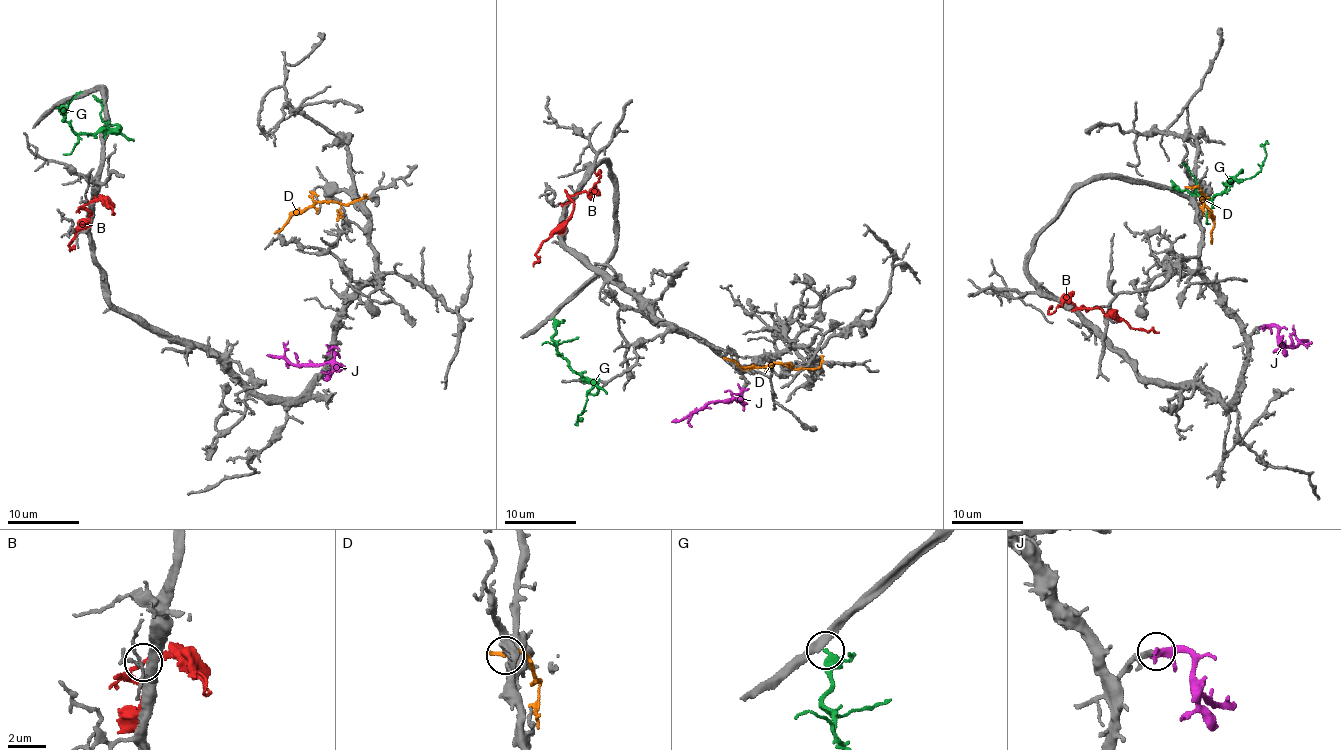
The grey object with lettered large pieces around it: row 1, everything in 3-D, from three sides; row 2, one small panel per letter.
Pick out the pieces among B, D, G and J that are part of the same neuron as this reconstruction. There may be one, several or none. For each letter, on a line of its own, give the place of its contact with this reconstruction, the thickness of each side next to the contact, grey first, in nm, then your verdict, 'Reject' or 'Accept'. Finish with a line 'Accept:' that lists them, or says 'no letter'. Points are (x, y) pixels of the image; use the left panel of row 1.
B: Touches grey at (89, 202). Thickness 300 nm (grey) against 170 nm. Reject
D: Touches grey at (367, 197). Thickness 320 nm (grey) against 280 nm. Reject
G: Touches grey at (57, 107). Thickness 400 nm (grey) against 280 nm. Reject
J: Touches grey at (333, 346). Thickness 190 nm (grey) against 220 nm. Accept
Accept: J

